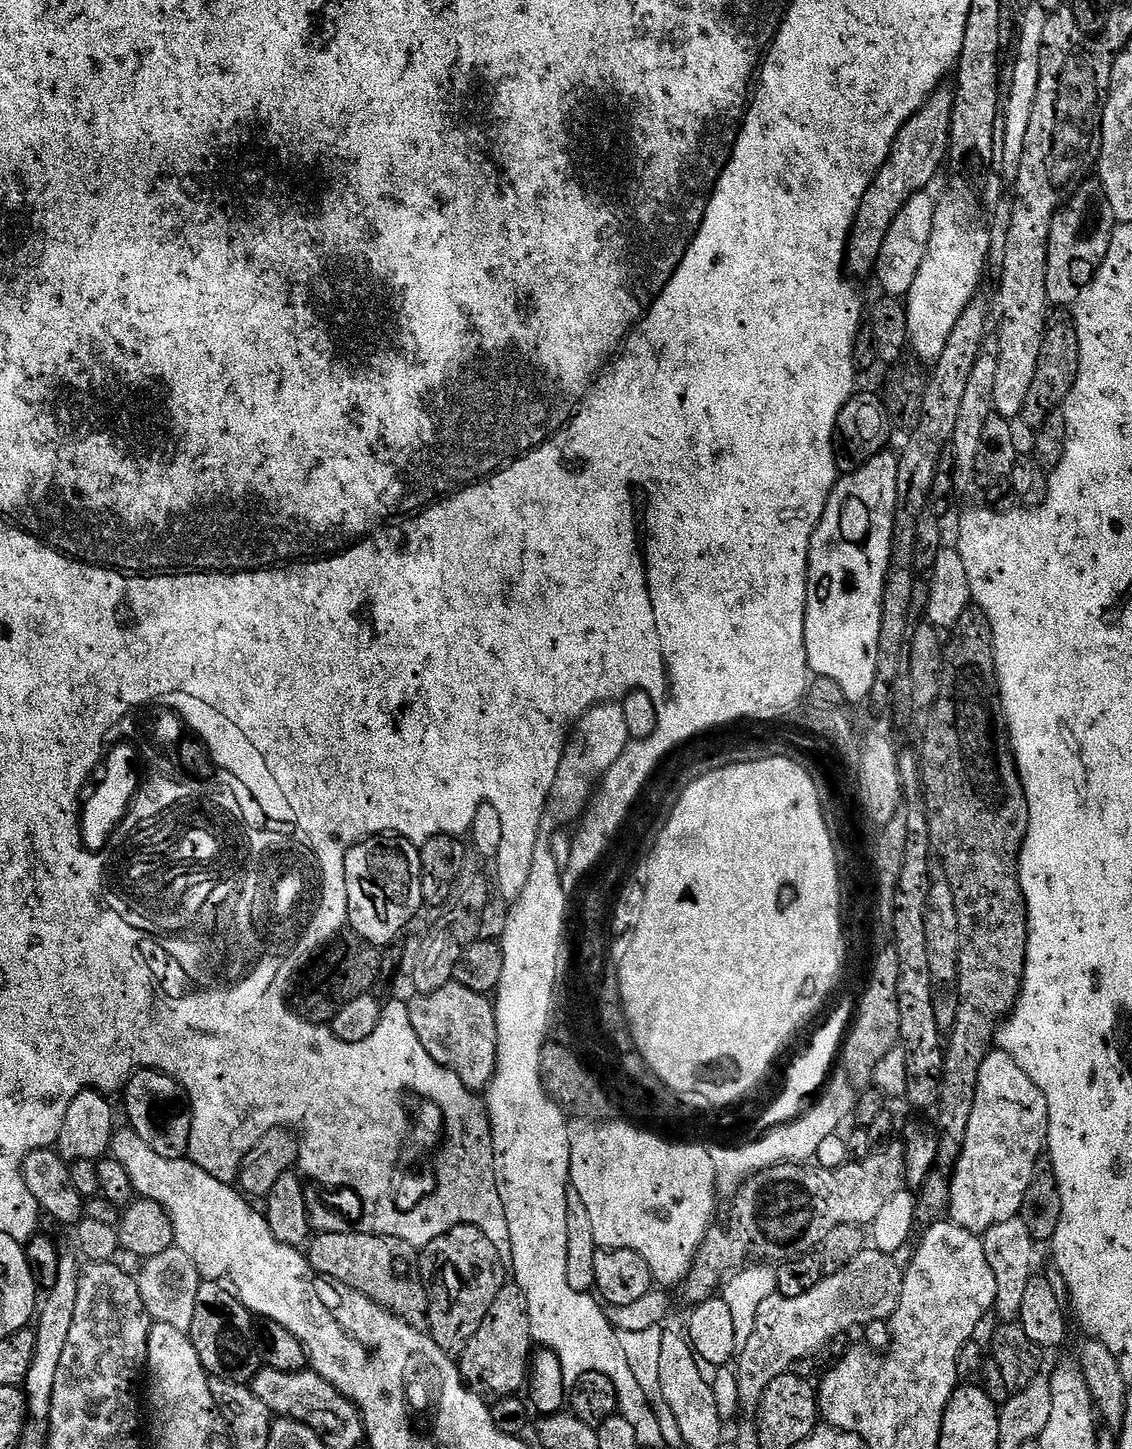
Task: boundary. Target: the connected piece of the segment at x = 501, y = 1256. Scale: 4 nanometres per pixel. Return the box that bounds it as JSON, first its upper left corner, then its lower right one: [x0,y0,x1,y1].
[419,1222,508,1350]

